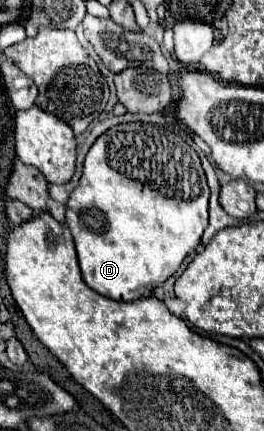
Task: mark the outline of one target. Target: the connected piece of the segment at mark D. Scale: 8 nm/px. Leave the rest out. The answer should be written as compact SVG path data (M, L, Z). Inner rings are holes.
M128 122L128 124L118 124L118 128L110 128L110 132L104 132L94 146L90 148L90 152L86 154L84 160L84 174L80 178L80 184L72 190L68 202L66 202L66 222L68 228L74 236L76 242L76 252L78 252L78 262L80 262L80 270L84 276L84 282L96 290L102 296L108 296L112 300L130 302L142 298L142 288L140 286L150 286L150 284L164 284L184 262L184 258L200 244L202 232L208 226L208 198L210 198L210 188L206 182L206 174L202 170L200 158L196 154L196 150L186 144L180 136L176 136L174 132L156 126L156 124L144 124L144 122Z

